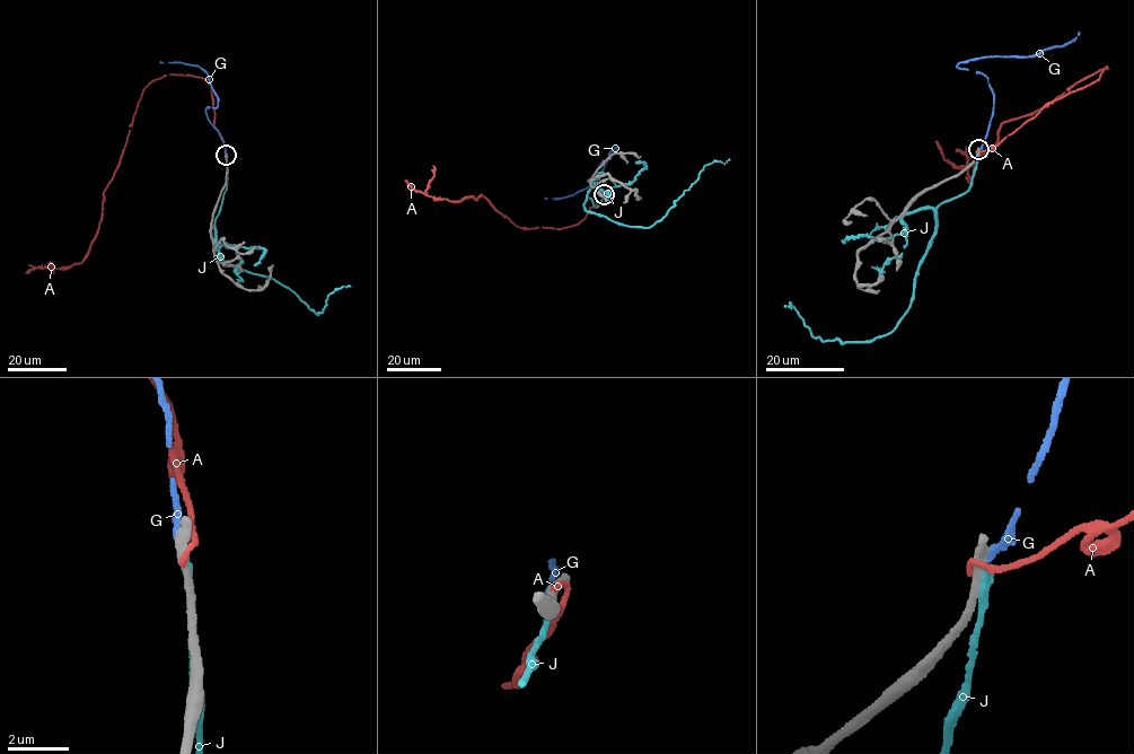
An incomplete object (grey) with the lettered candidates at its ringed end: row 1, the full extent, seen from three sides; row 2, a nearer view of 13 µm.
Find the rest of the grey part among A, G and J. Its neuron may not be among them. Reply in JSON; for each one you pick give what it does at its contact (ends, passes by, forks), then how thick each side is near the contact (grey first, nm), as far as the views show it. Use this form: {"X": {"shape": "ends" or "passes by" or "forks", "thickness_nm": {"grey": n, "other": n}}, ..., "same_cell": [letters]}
{"same_cell": []}

